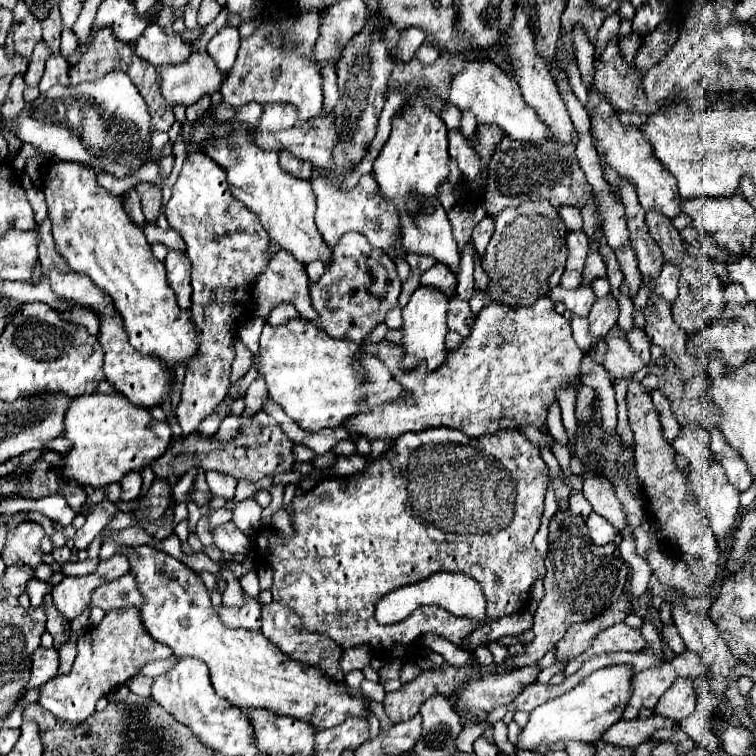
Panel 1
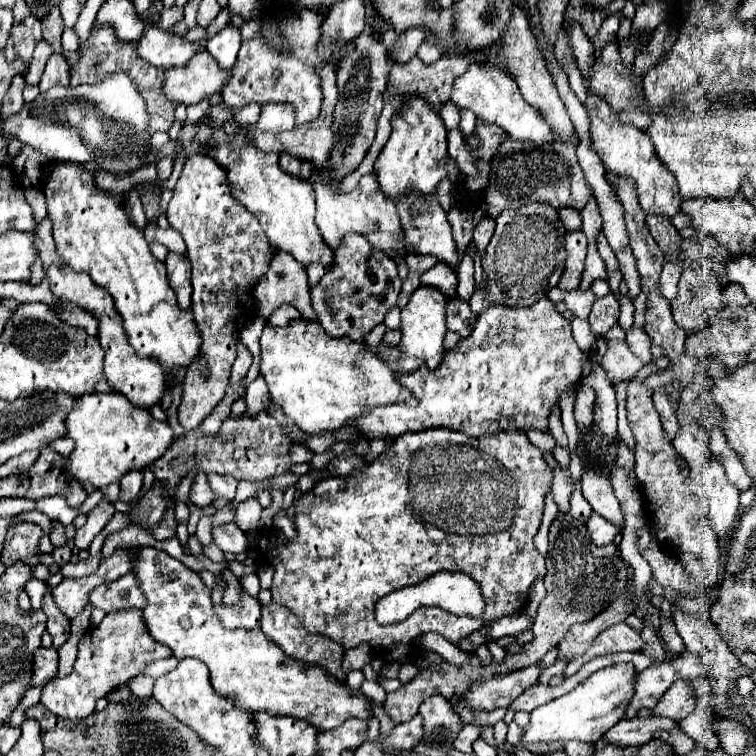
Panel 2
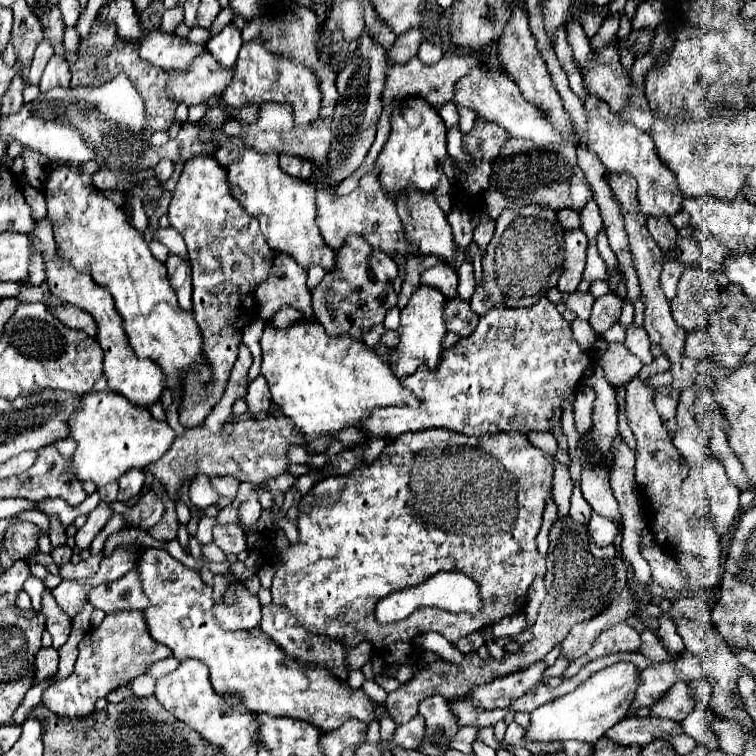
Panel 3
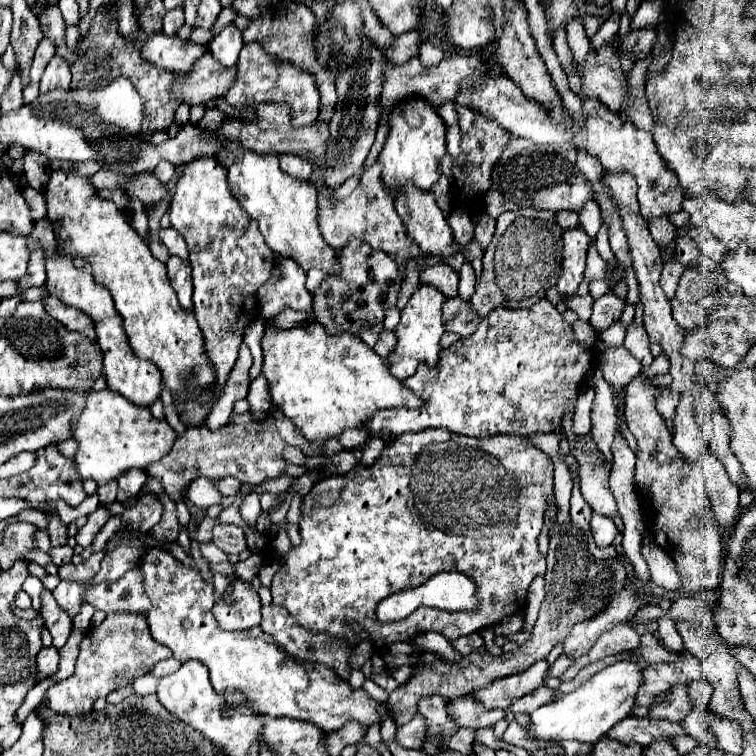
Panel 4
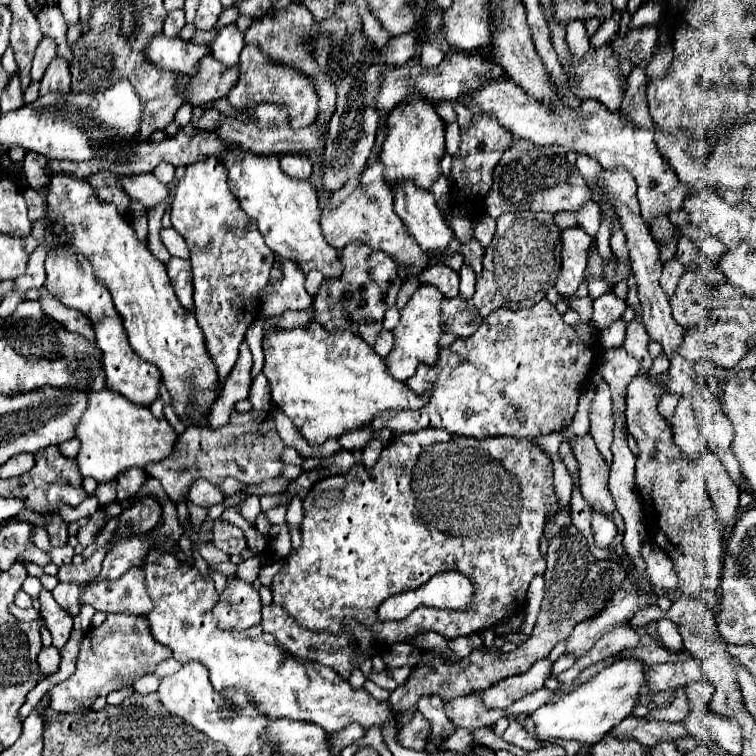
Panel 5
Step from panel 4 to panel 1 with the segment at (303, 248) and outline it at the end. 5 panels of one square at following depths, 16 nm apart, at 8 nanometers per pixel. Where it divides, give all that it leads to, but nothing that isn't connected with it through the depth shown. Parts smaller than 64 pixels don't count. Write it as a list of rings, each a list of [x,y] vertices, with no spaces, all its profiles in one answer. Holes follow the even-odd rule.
[[[202,116],[198,122],[194,122],[194,128],[196,134],[192,140],[204,150],[206,156],[226,170],[232,196],[244,202],[244,206],[260,218],[270,242],[290,252],[304,266],[314,260],[324,264],[332,262],[332,252],[328,244],[320,240],[320,232],[314,224],[316,196],[308,180],[288,176],[278,164],[278,152],[264,152],[254,144],[248,124],[236,124],[236,130],[228,134],[220,132],[222,128],[216,126],[210,116]]]

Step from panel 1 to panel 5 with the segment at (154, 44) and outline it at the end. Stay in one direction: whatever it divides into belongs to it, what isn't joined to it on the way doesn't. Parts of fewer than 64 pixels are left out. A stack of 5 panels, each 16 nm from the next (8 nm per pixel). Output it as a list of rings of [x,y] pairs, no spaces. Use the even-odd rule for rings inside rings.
[[[158,36],[148,44],[146,56],[160,68],[168,68],[174,72],[182,72],[192,76],[196,72],[198,62],[212,54],[210,44],[196,44],[196,42],[186,42],[180,38],[168,38],[168,36]]]

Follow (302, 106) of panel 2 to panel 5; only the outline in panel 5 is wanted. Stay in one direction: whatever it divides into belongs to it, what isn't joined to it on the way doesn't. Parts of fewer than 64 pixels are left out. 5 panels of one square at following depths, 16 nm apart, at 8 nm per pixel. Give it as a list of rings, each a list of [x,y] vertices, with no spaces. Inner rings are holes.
[[[246,46],[242,50],[242,54],[240,54],[240,80],[230,90],[228,100],[236,110],[244,110],[252,104],[260,104],[260,102],[286,106],[286,114],[288,114],[288,122],[290,122],[292,130],[314,124],[316,108],[318,108],[318,96],[316,96],[316,90],[312,88],[310,78],[302,76],[300,72],[296,72],[290,66],[274,64],[268,56],[264,56],[260,52],[258,46]]]

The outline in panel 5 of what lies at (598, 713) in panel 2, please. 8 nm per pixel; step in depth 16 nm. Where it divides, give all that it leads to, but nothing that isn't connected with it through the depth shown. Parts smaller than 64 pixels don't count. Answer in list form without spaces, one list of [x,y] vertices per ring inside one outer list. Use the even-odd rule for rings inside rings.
[[[616,660],[614,664],[600,670],[594,678],[584,682],[578,690],[564,696],[564,700],[556,704],[544,704],[534,712],[536,730],[542,736],[550,736],[556,740],[576,740],[582,744],[596,744],[602,740],[616,724],[628,718],[638,704],[640,690],[646,686],[644,664],[638,660]]]

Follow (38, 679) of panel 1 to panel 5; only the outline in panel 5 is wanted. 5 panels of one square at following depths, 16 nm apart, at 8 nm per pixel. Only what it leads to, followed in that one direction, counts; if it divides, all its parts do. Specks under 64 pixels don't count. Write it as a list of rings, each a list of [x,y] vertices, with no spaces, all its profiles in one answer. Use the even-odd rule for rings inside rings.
[[[54,646],[42,648],[42,652],[38,656],[38,664],[40,664],[40,670],[44,672],[44,676],[50,676],[50,674],[58,672],[58,666],[60,666],[60,652],[58,652],[58,648],[54,648]]]

